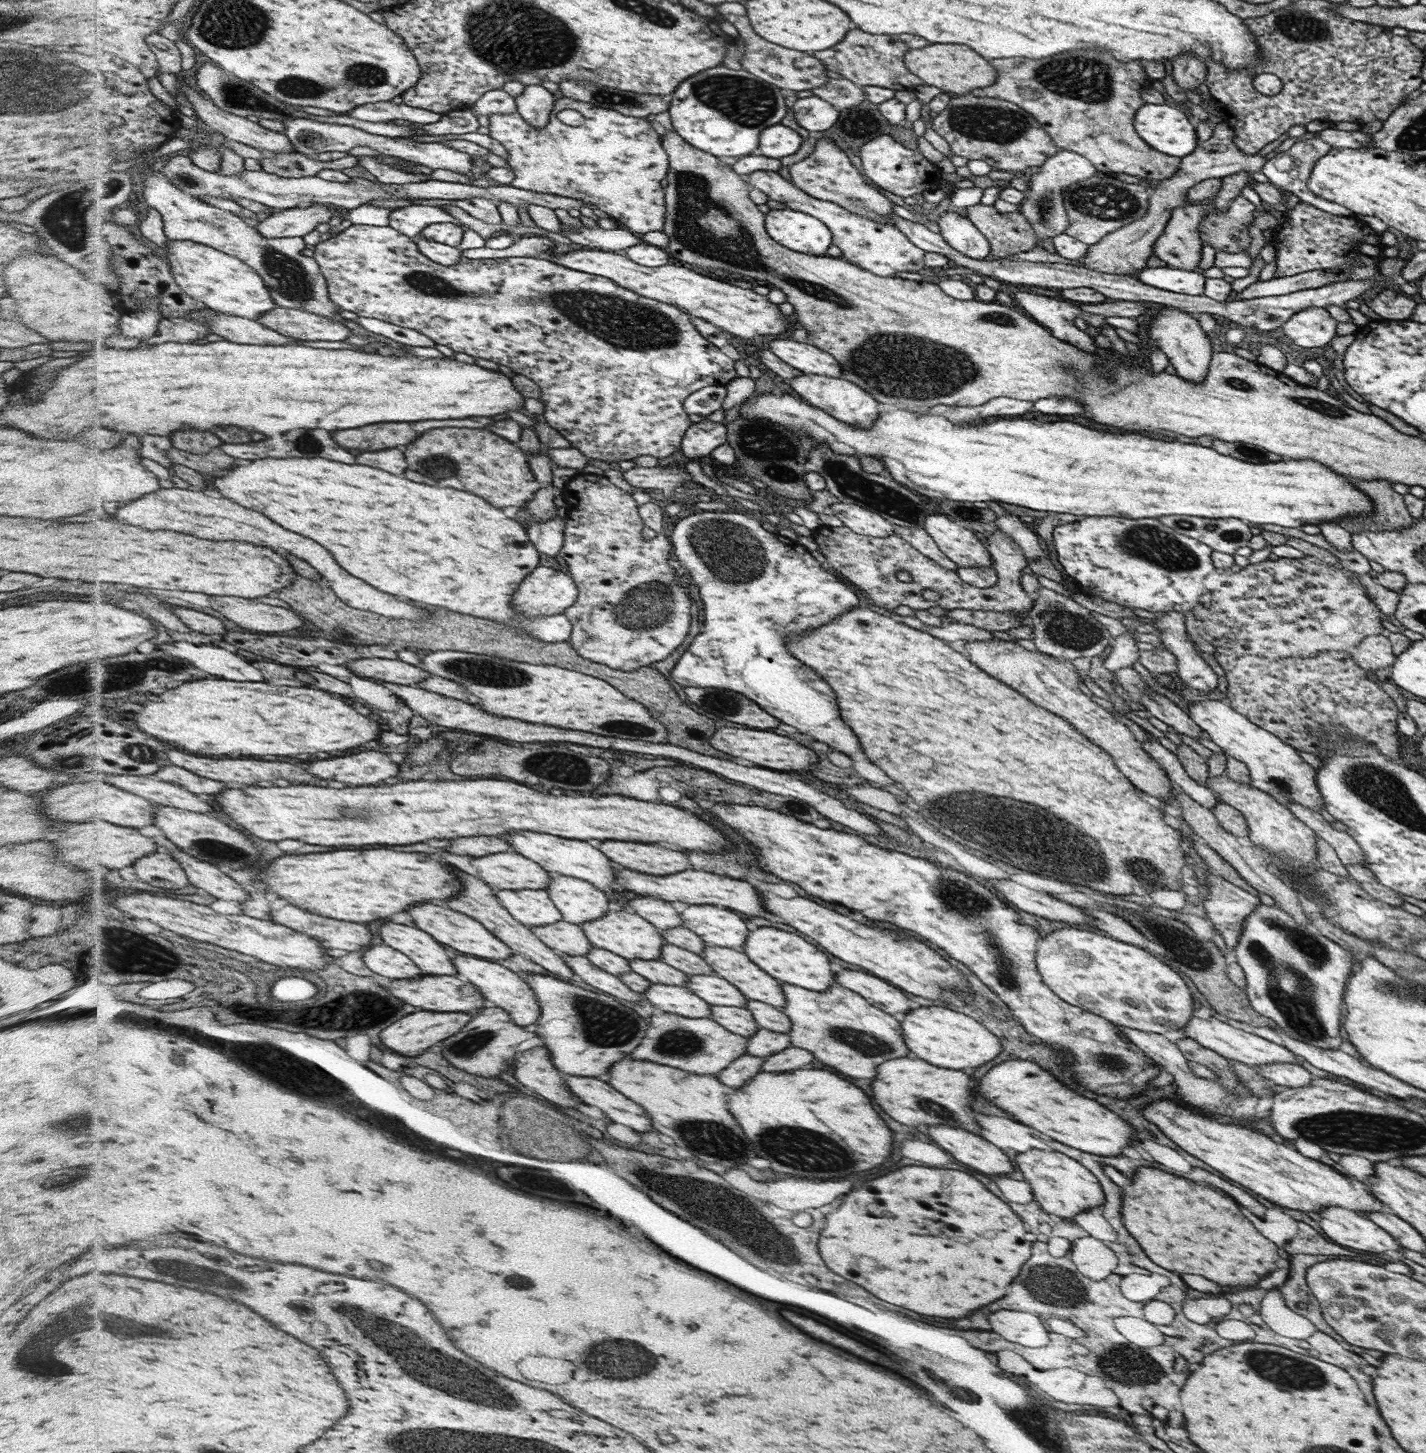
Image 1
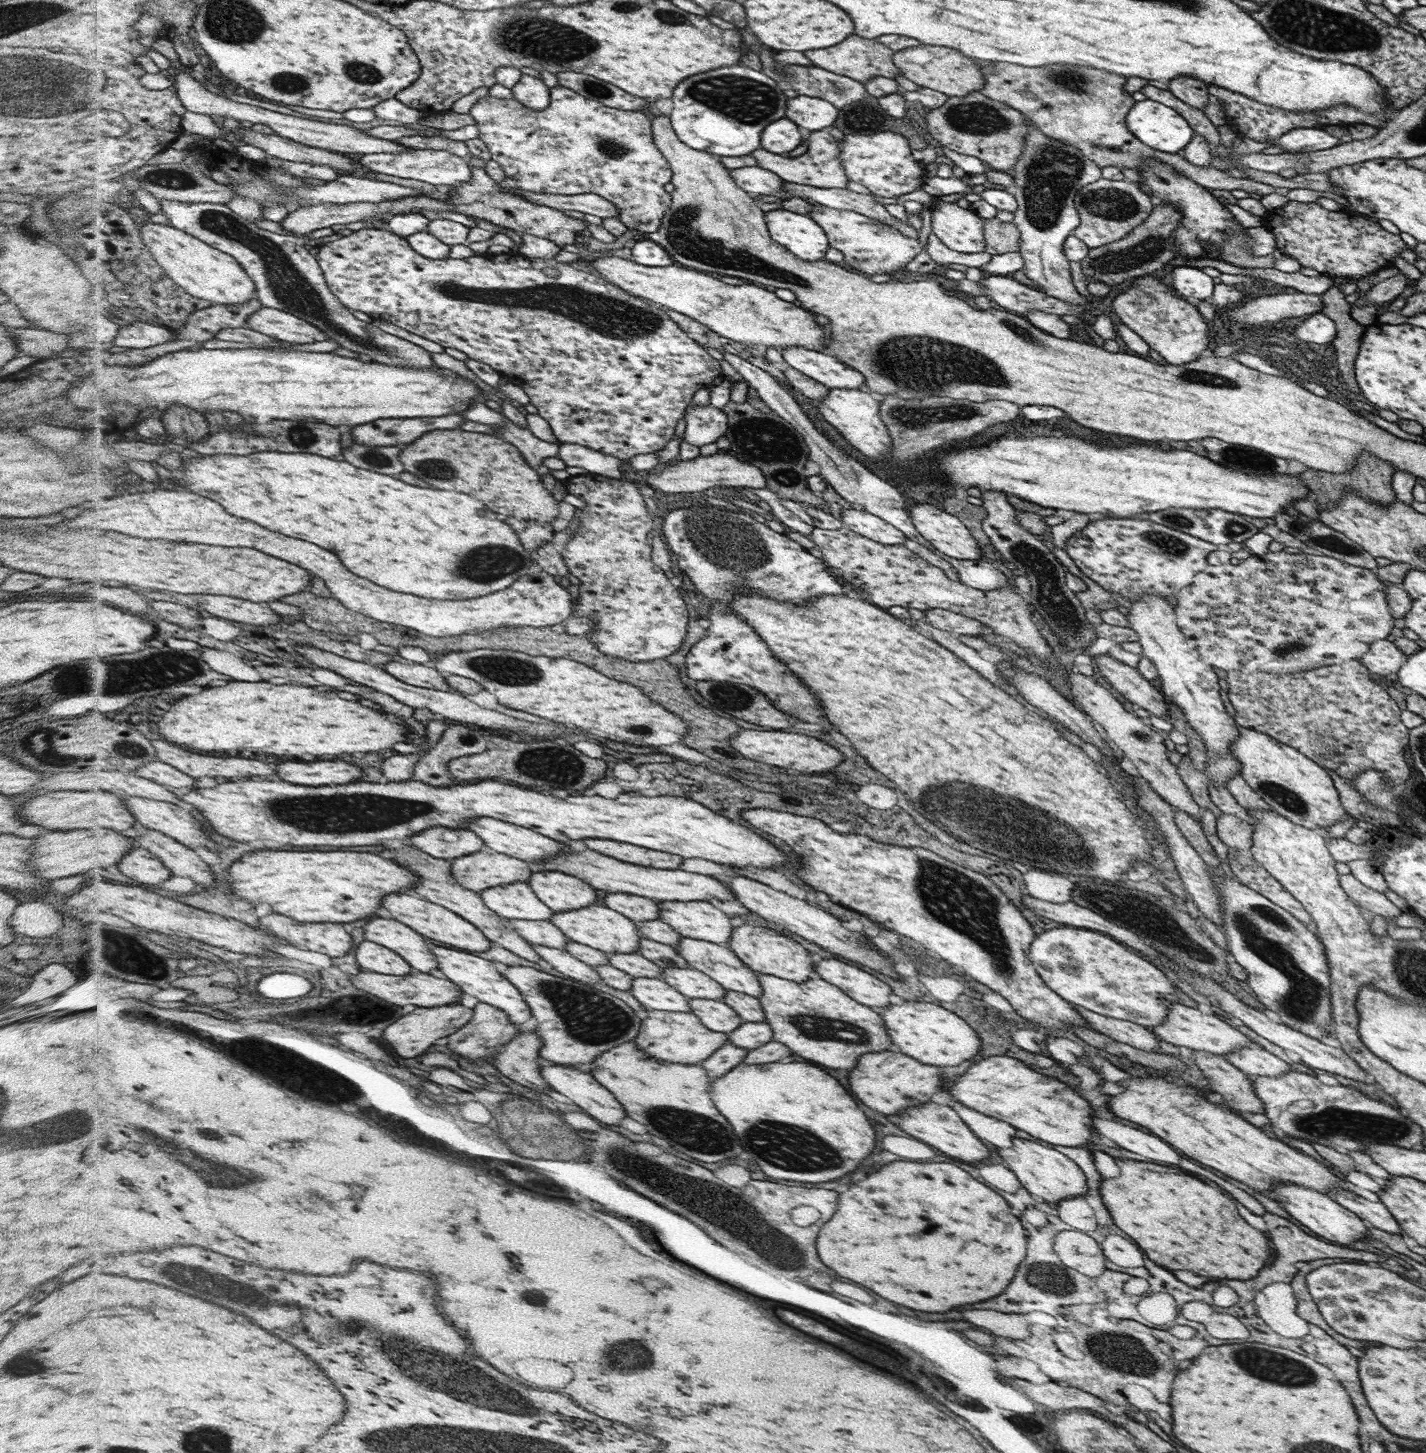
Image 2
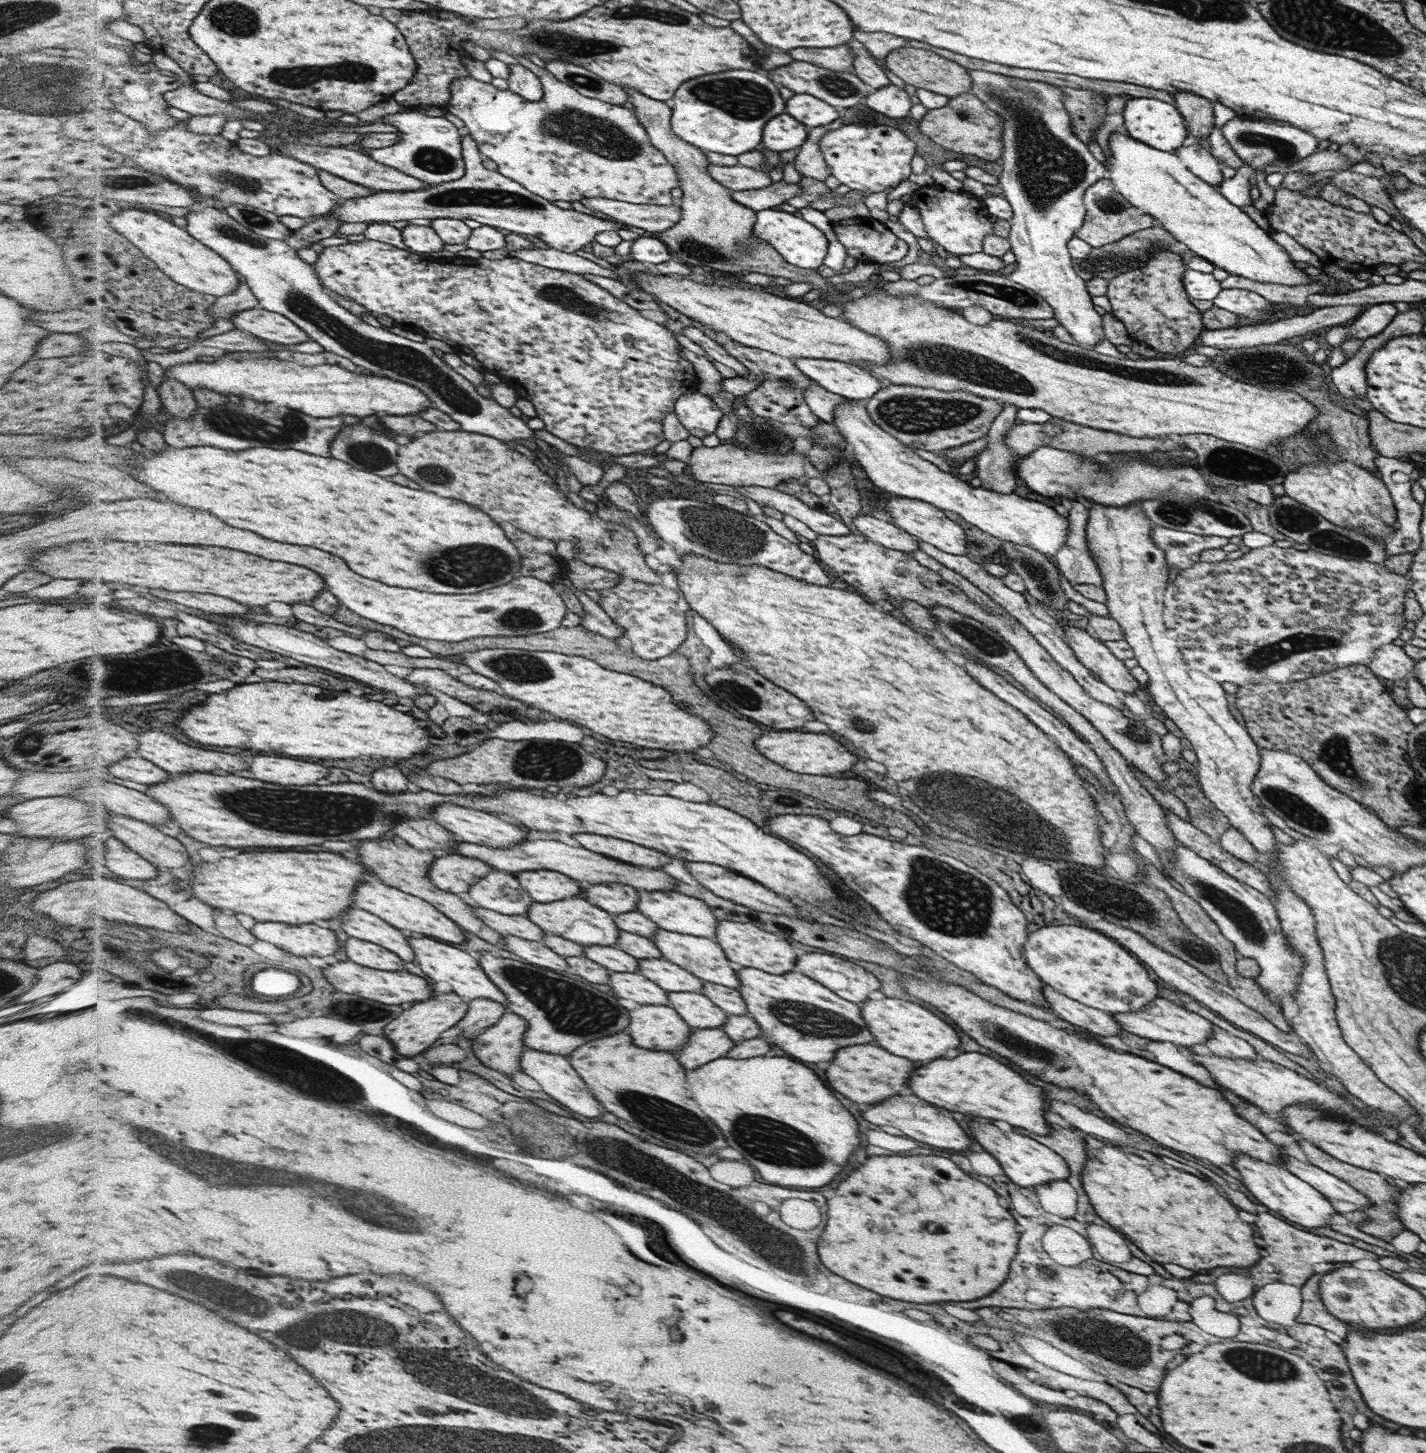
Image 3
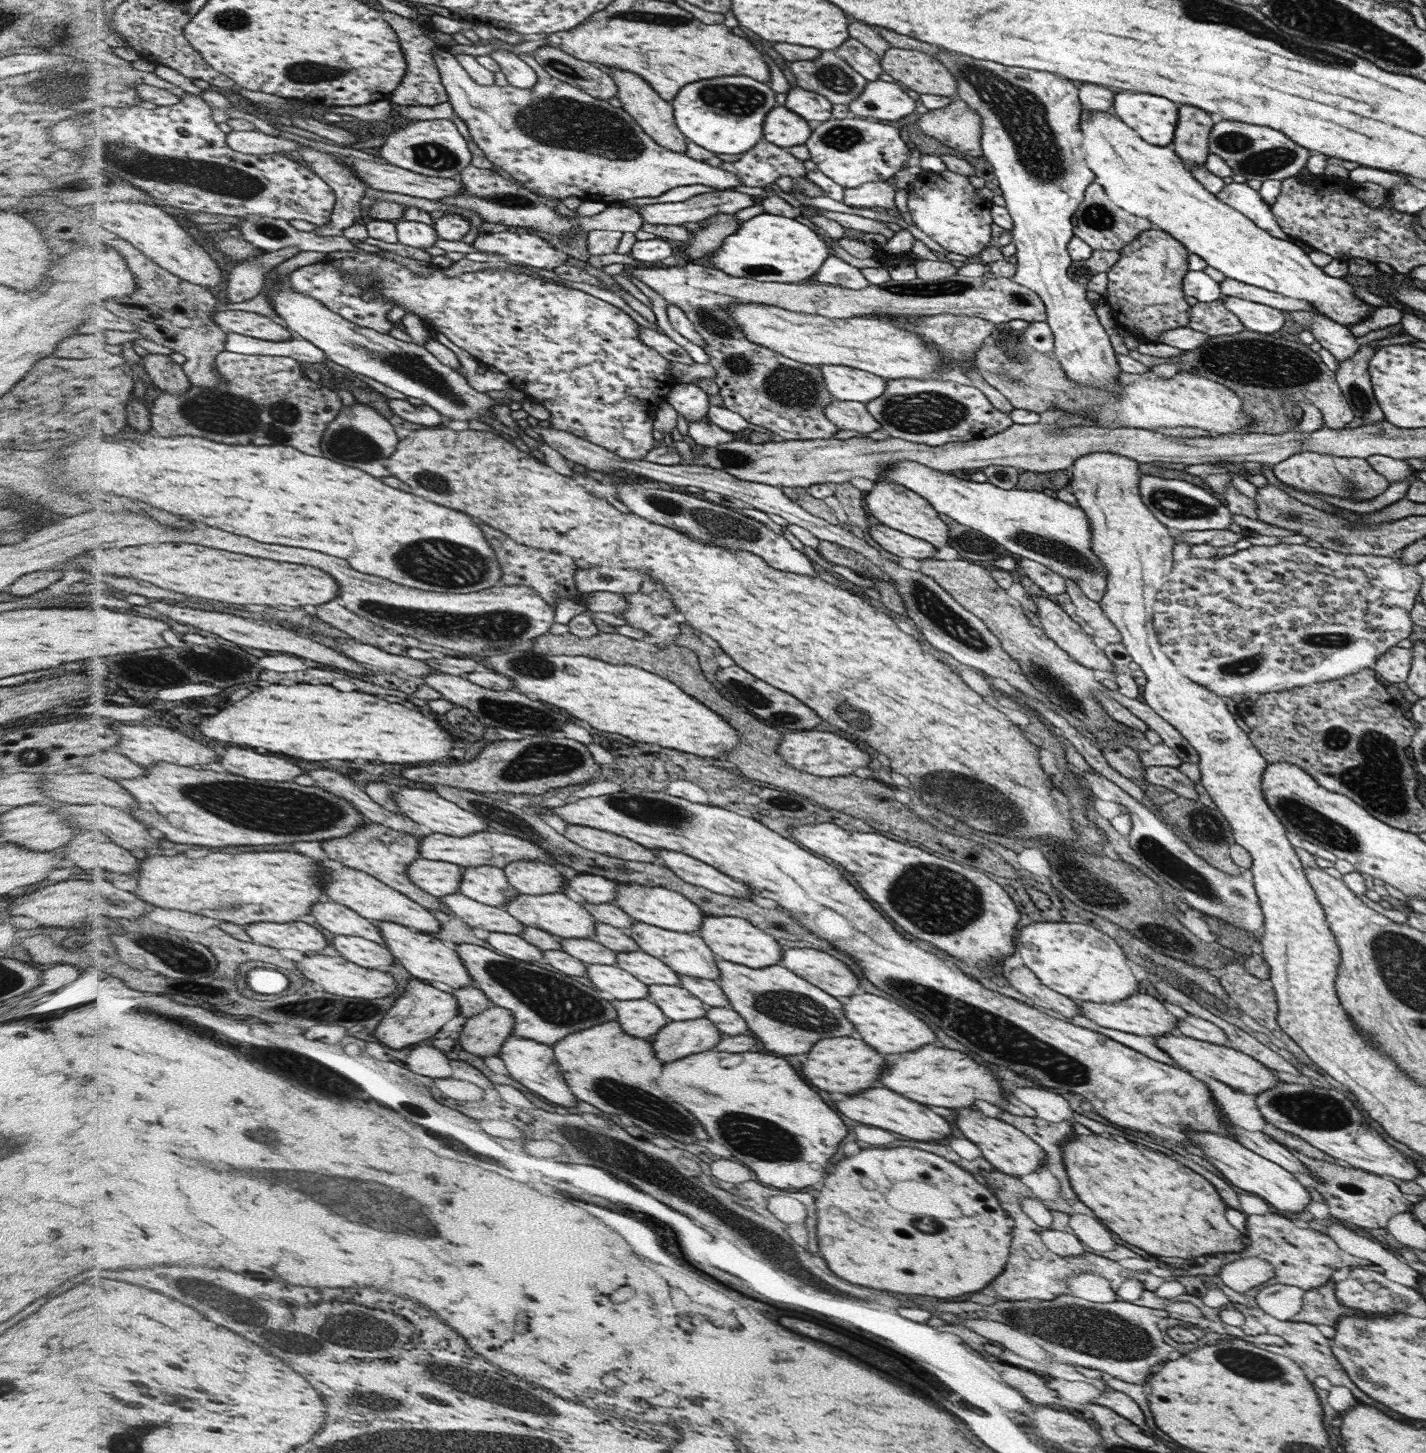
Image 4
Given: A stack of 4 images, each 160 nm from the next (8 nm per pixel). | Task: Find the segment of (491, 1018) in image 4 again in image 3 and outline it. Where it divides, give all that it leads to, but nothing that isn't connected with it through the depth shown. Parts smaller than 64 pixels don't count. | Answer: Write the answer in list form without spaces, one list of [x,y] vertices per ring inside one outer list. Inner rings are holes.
[[[506,1012],[486,1032],[471,1040],[471,1050],[484,1066],[512,1075],[522,1071],[527,1030],[527,1019]]]

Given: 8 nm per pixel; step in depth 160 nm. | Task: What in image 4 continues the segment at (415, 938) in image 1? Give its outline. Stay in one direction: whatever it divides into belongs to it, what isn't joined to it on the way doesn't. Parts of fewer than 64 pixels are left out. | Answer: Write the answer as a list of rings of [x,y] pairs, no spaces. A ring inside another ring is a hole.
[[[325,900],[314,906],[310,918],[334,935],[359,936],[387,948],[386,939],[375,922],[364,919],[351,907],[342,906],[333,900]]]

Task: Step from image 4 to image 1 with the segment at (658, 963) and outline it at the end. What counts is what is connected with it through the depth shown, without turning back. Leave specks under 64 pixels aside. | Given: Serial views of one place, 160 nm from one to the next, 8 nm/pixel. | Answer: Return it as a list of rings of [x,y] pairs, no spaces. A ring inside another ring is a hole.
[[[689,975],[685,986],[711,1005],[745,1007],[747,1004],[743,991],[718,975]]]

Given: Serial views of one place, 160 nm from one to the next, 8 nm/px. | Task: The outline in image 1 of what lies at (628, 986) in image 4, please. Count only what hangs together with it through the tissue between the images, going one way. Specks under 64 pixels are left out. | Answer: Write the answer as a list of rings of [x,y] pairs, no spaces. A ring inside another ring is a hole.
[[[652,983],[644,994],[657,1011],[686,1018],[711,1018],[711,1004],[686,986]]]

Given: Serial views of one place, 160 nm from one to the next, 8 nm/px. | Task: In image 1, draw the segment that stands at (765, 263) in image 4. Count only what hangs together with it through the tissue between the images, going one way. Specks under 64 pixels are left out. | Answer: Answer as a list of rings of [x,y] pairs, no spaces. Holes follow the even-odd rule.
[[[784,206],[767,214],[767,229],[776,242],[802,254],[824,256],[834,238],[827,223]]]

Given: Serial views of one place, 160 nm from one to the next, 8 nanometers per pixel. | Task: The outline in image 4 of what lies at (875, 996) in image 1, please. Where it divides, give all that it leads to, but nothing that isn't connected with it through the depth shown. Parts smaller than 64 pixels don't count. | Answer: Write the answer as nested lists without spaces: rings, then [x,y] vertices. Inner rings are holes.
[[[812,948],[787,949],[780,965],[837,999],[859,993],[858,976],[854,971],[824,951]]]

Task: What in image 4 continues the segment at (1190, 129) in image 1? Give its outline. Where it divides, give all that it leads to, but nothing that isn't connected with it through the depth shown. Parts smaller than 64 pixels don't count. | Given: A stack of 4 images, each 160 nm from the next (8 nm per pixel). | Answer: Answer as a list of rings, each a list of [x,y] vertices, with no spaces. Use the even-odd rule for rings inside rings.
[[[1120,92],[1114,98],[1114,112],[1132,130],[1156,146],[1172,145],[1178,128],[1178,106],[1162,96]]]

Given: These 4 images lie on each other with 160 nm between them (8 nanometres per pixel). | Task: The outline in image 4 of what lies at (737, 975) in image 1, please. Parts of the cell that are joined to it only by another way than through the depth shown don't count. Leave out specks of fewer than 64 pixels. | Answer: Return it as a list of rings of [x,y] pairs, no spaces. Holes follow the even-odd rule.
[[[637,921],[632,924],[632,928],[627,929],[626,933],[639,944],[640,951],[663,960],[664,963],[668,964],[668,967],[677,971],[680,975],[714,981],[722,976],[714,951],[711,950],[711,947],[707,945],[704,938],[699,934],[665,930]]]

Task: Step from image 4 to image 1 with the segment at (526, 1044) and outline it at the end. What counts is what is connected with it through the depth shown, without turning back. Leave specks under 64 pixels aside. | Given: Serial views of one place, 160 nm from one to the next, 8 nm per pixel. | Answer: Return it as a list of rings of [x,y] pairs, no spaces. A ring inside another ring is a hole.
[[[566,1075],[566,1085],[588,1106],[600,1108],[612,1123],[623,1124],[636,1132],[654,1130],[651,1115],[642,1106],[614,1090],[610,1084],[596,1078],[578,1078]]]

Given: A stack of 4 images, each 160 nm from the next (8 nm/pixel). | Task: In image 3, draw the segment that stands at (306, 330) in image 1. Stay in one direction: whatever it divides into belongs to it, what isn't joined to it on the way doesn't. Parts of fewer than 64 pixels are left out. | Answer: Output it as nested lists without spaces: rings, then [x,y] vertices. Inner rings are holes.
[[[261,306],[238,313],[232,321],[236,328],[267,341],[289,345],[313,340],[302,326],[298,326],[287,315],[266,310]]]

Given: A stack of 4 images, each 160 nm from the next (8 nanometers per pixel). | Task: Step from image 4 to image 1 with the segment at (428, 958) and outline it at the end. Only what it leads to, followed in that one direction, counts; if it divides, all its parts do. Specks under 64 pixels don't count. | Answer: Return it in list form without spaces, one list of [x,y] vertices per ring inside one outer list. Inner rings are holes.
[[[456,955],[454,965],[458,967],[458,976],[464,976],[468,982],[475,983],[482,991],[483,997],[494,1002],[495,1006],[503,1008],[511,1016],[511,1019],[521,1027],[537,1024],[542,1011],[540,1002],[521,974],[516,973],[509,967],[502,966],[495,961],[487,961],[470,955]]]

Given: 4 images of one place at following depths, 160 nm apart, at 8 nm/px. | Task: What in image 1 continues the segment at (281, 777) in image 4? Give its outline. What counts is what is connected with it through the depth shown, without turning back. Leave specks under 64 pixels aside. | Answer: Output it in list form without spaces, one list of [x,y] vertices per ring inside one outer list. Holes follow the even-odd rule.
[[[360,752],[334,760],[312,762],[312,774],[326,780],[338,780],[349,786],[381,784],[398,773],[399,764],[382,752]]]

